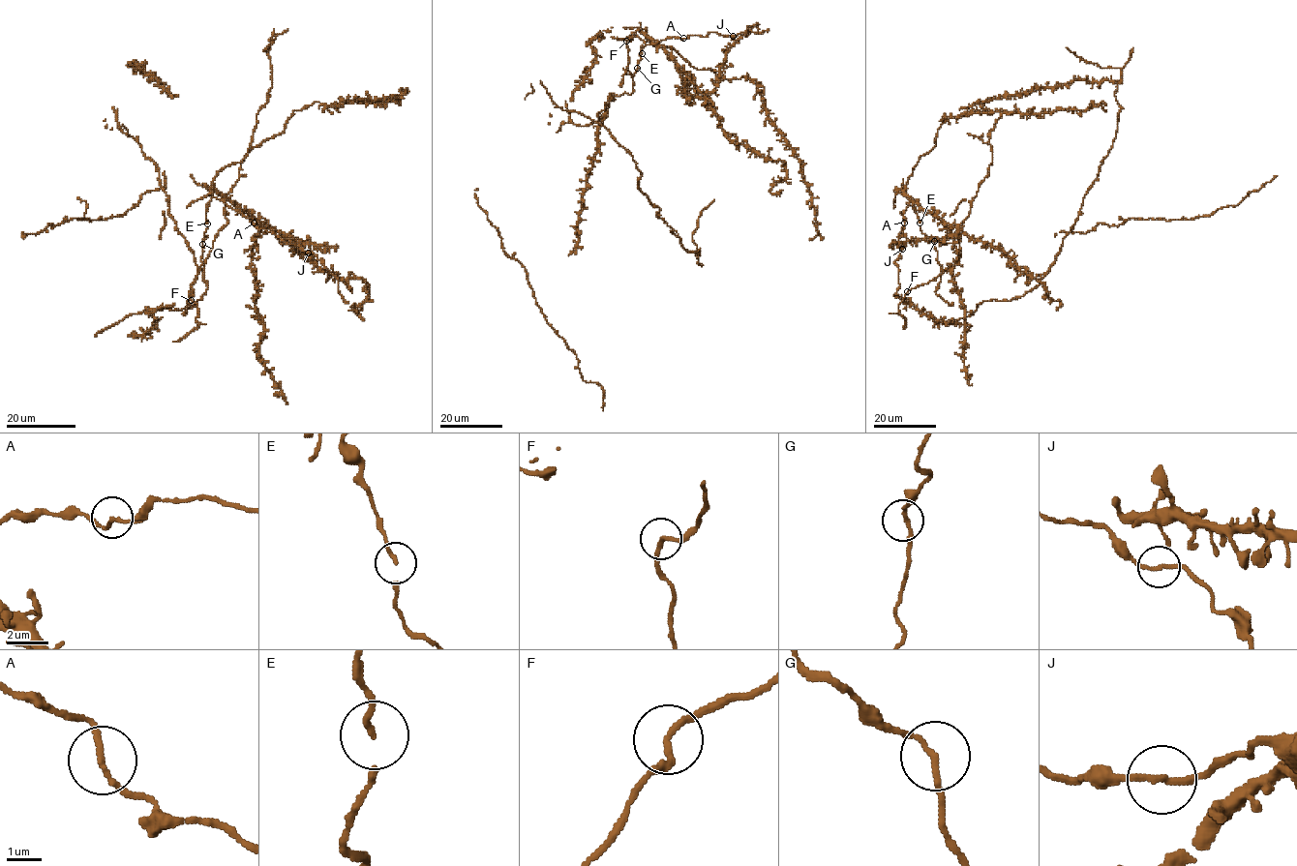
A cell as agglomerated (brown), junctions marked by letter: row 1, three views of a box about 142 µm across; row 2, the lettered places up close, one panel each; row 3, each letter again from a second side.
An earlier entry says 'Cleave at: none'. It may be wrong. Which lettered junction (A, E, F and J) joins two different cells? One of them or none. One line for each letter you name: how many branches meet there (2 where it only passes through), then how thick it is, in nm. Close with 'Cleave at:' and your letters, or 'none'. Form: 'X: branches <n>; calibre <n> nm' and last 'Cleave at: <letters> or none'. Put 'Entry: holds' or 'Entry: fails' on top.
Entry: holds
Cleave at: none

